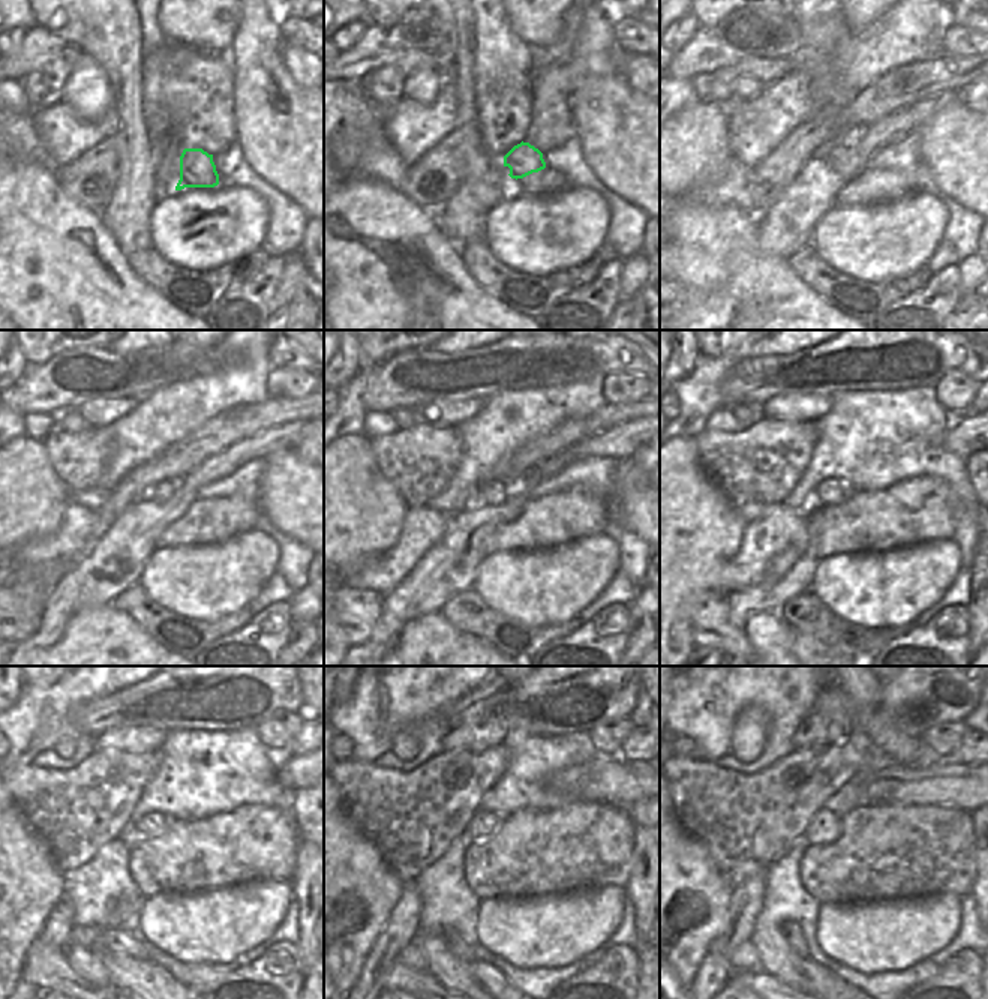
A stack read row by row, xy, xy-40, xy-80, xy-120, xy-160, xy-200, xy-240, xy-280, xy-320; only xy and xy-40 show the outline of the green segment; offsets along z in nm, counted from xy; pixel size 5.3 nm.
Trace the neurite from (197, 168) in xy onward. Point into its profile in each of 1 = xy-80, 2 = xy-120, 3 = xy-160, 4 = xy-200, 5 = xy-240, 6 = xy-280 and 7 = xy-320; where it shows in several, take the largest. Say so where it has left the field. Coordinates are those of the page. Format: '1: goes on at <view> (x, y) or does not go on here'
1: goes on at xy-80 (832, 153)
2: goes on at xy-120 (161, 492)
3: goes on at xy-160 (494, 492)
4: goes on at xy-200 (831, 491)
5: goes on at xy-240 (153, 825)
6: goes on at xy-280 (485, 824)
7: goes on at xy-320 (823, 828)

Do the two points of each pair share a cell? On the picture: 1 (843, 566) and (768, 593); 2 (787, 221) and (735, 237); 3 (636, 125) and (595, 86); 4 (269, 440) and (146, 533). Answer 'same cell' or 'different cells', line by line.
1: different cells
2: different cells
3: same cell
4: same cell

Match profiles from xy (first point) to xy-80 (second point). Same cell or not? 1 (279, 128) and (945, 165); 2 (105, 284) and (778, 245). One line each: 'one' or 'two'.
1: one
2: two

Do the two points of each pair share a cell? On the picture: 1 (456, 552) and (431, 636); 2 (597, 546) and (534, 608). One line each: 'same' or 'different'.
1: different
2: same

